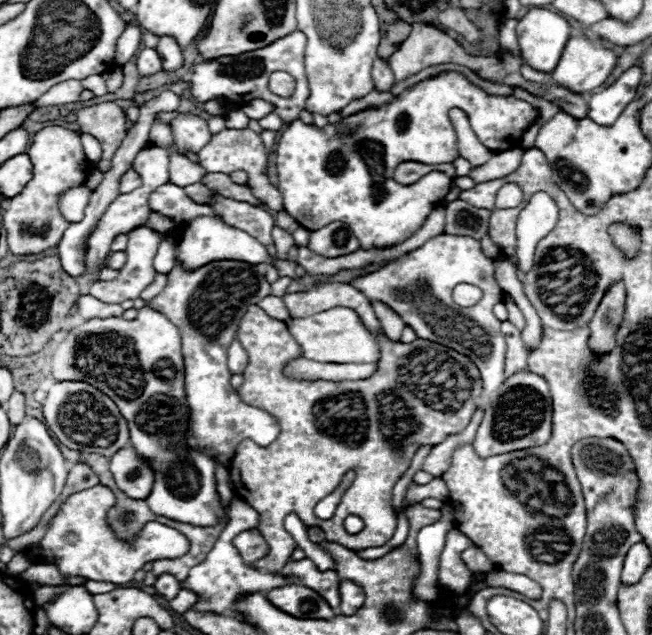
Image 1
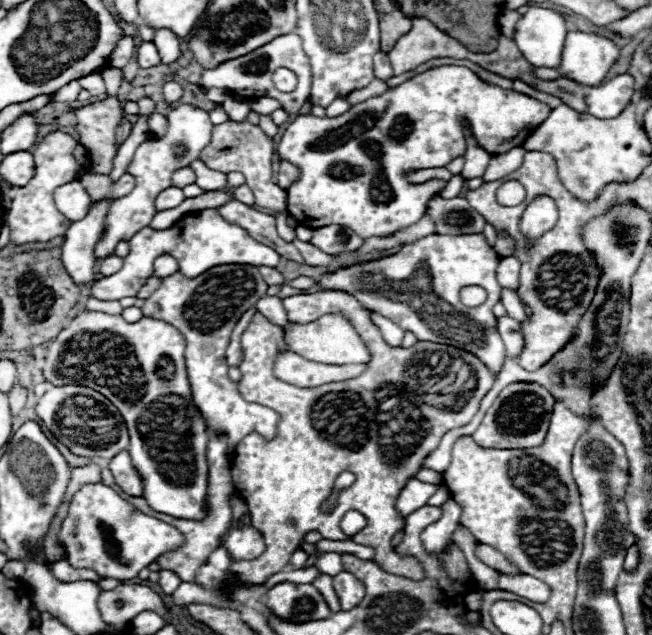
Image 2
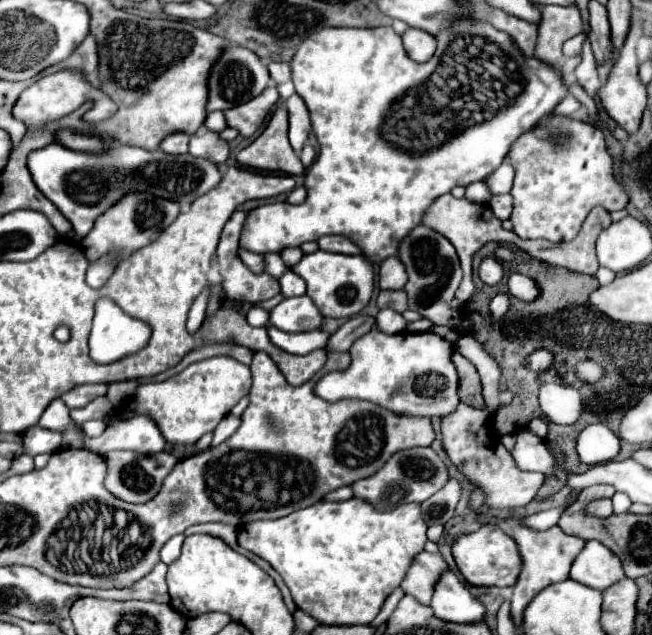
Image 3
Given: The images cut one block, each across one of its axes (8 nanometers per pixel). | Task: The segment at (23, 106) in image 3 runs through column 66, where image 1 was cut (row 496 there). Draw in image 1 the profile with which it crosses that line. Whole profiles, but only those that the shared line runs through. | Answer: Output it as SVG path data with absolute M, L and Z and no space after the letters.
M102 484L72 494L50 520L40 544L28 546L24 550L24 556L32 562L54 564L66 578L80 576L96 582L112 582L116 586L124 586L146 562L180 558L188 552L186 536L160 522L148 522L134 546L118 542L106 524L106 512L114 506L114 502L114 492Z

